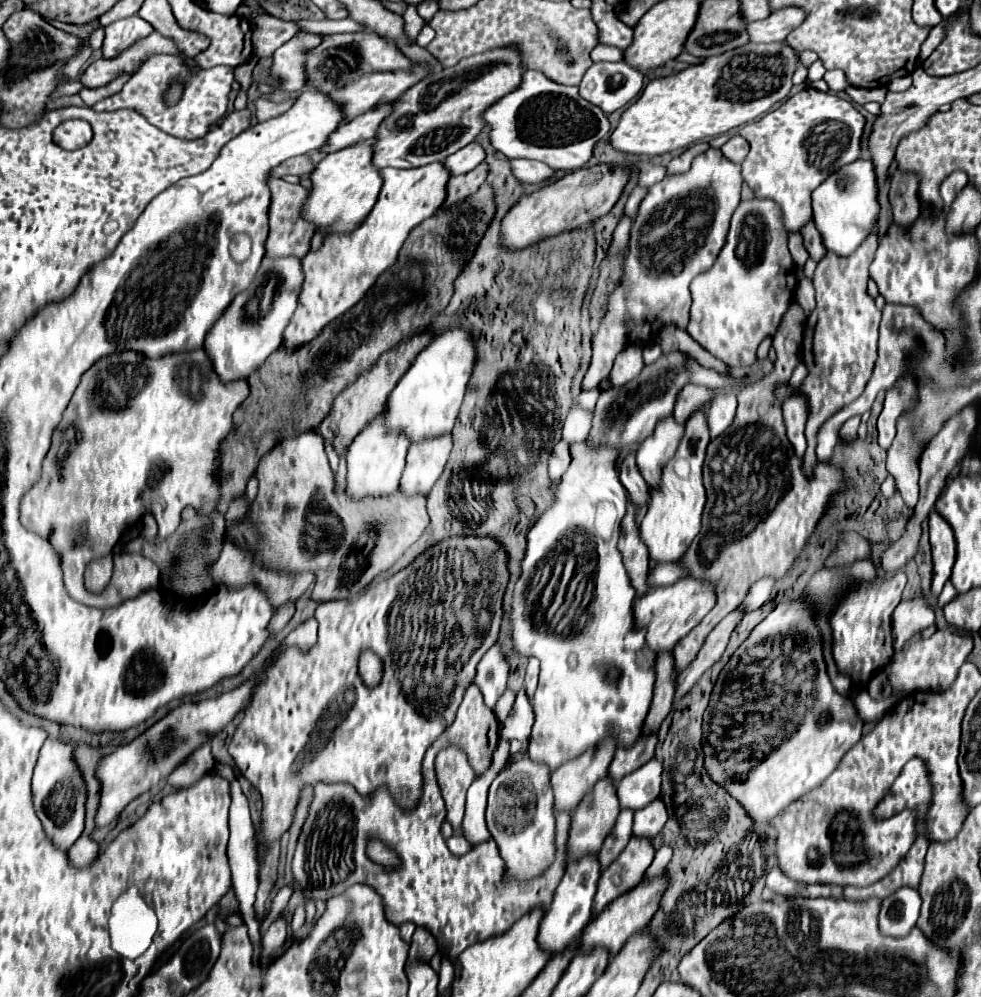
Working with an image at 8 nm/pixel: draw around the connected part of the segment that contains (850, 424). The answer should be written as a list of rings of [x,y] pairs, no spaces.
[[[859,415],[851,417],[849,421],[845,421],[845,423],[843,423],[843,427],[839,429],[839,437],[841,437],[843,441],[857,439],[857,427],[859,427],[859,423],[861,423],[861,417],[859,417]]]

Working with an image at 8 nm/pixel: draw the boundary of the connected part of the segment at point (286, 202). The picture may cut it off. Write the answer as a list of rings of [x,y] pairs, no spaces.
[[[269,179],[271,207],[269,207],[269,237],[265,243],[265,257],[281,258],[294,256],[302,259],[310,249],[310,241],[315,227],[301,217],[301,203],[307,197],[307,189],[301,185],[291,185],[283,179]]]

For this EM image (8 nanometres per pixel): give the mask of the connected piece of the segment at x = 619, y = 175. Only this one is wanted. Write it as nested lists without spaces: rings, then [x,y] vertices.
[[[595,165],[567,173],[563,175],[563,179],[557,179],[555,183],[545,185],[529,195],[523,195],[501,219],[499,247],[503,251],[519,251],[545,237],[553,237],[557,233],[589,225],[591,221],[611,211],[627,179],[629,173],[623,167],[611,169],[609,165]]]

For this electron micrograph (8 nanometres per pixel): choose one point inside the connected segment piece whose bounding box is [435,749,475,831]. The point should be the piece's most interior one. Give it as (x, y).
(454, 774)

